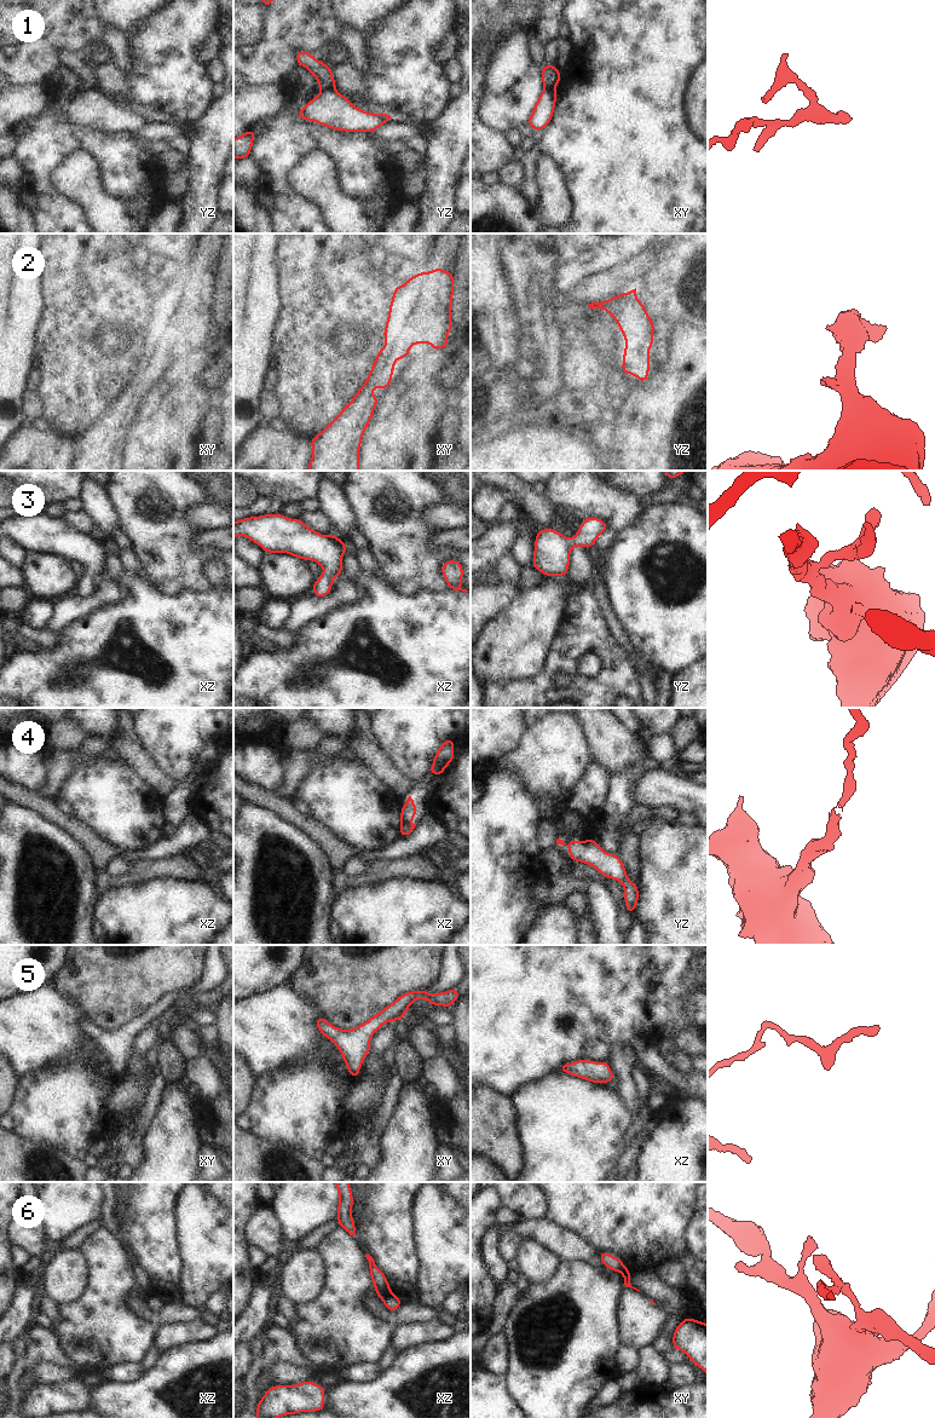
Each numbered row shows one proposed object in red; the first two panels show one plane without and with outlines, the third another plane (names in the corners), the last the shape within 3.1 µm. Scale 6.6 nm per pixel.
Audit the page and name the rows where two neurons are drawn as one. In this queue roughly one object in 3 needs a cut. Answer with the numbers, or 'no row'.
1, 6

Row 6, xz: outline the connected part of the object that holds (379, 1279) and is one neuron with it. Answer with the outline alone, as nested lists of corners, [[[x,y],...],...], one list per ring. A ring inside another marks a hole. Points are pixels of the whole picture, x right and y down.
[[[365,1255],[365,1257],[369,1261],[370,1278],[375,1286],[374,1292],[380,1297],[381,1301],[383,1301],[385,1296],[392,1292],[388,1280],[377,1268],[374,1258],[370,1255]]]

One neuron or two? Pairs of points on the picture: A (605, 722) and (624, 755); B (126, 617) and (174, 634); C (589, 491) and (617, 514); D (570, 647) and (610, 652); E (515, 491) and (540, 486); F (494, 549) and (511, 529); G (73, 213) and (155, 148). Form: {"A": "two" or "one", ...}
{"A": "one", "B": "one", "C": "one", "D": "one", "E": "two", "F": "one", "G": "two"}

